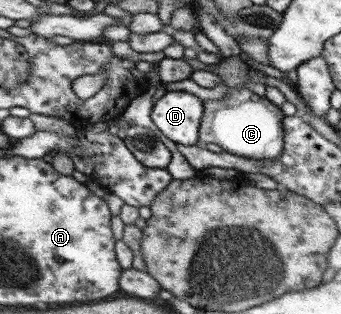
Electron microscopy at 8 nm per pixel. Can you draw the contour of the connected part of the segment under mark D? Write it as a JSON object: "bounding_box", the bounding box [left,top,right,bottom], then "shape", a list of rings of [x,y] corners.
{"bounding_box":[150,91,203,145],"shape":[[[165,91],[152,105],[150,118],[160,135],[174,144],[200,145],[197,140],[203,104],[196,95]]]}

